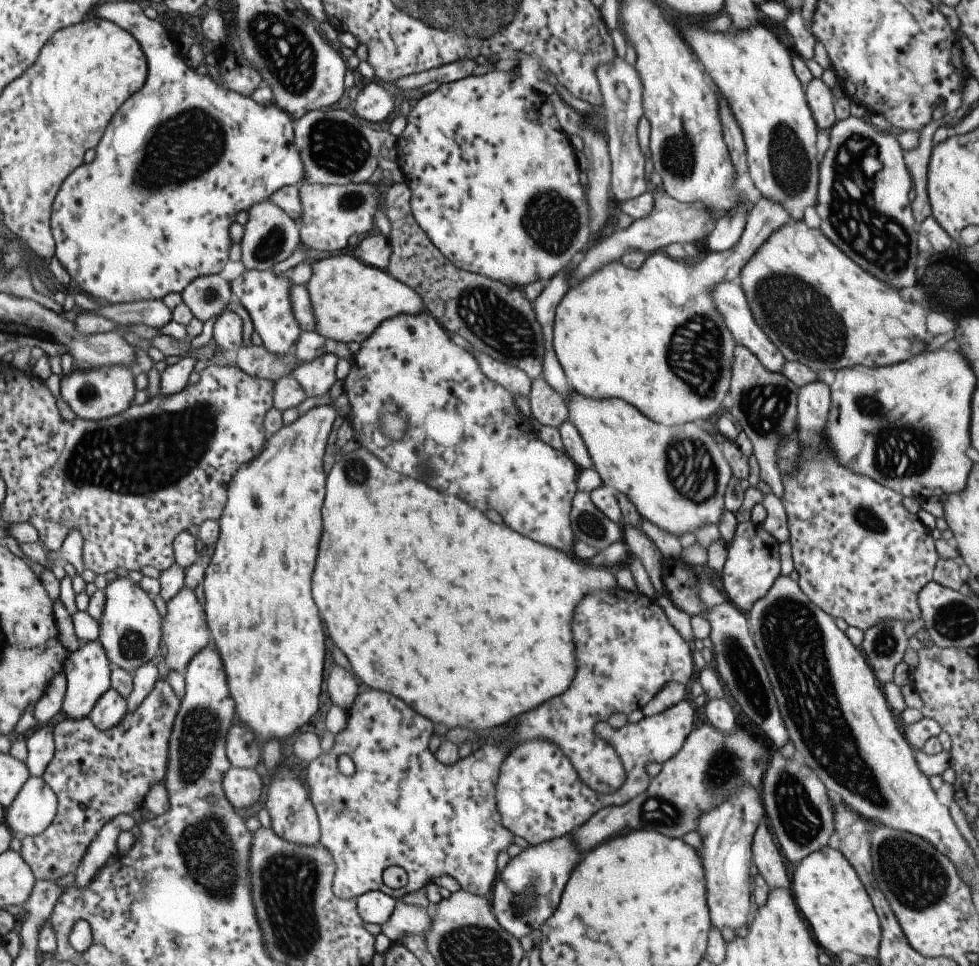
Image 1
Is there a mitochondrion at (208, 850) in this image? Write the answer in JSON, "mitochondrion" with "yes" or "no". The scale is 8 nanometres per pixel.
{"mitochondrion":"yes"}

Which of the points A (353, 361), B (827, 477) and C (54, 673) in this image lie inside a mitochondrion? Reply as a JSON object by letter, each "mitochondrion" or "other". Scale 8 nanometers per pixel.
{"A":"other","B":"mitochondrion","C":"other"}

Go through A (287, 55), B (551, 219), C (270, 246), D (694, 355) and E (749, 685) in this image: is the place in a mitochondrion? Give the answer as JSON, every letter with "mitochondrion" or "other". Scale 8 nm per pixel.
{"A":"mitochondrion","B":"mitochondrion","C":"mitochondrion","D":"mitochondrion","E":"mitochondrion"}

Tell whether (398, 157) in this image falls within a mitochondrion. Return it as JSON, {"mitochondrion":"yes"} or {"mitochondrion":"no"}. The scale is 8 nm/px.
{"mitochondrion":"no"}

